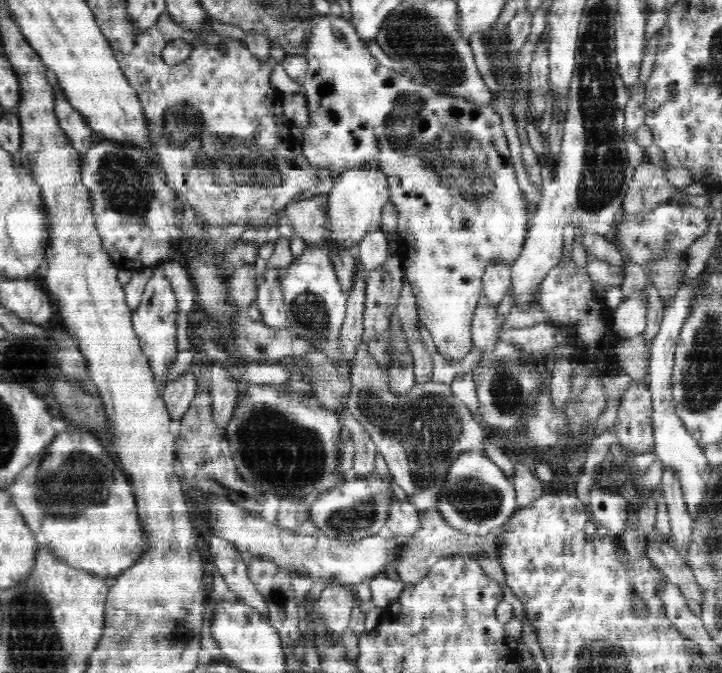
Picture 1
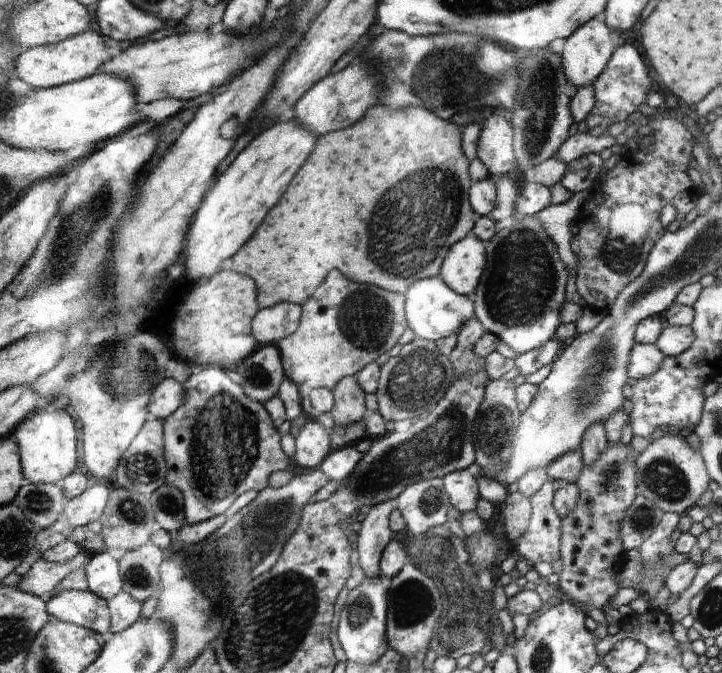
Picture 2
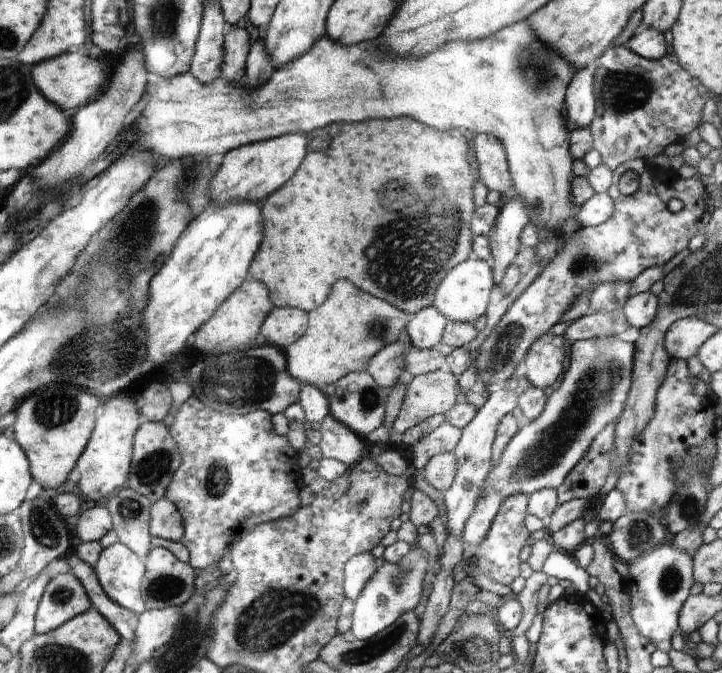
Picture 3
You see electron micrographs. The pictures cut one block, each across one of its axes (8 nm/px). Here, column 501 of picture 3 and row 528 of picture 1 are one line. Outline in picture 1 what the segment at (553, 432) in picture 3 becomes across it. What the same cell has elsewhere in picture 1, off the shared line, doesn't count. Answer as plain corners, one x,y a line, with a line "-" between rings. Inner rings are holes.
470,450
460,454
446,474
435,508
448,525
468,536
482,536
506,524
520,506
513,481
506,477
483,450

